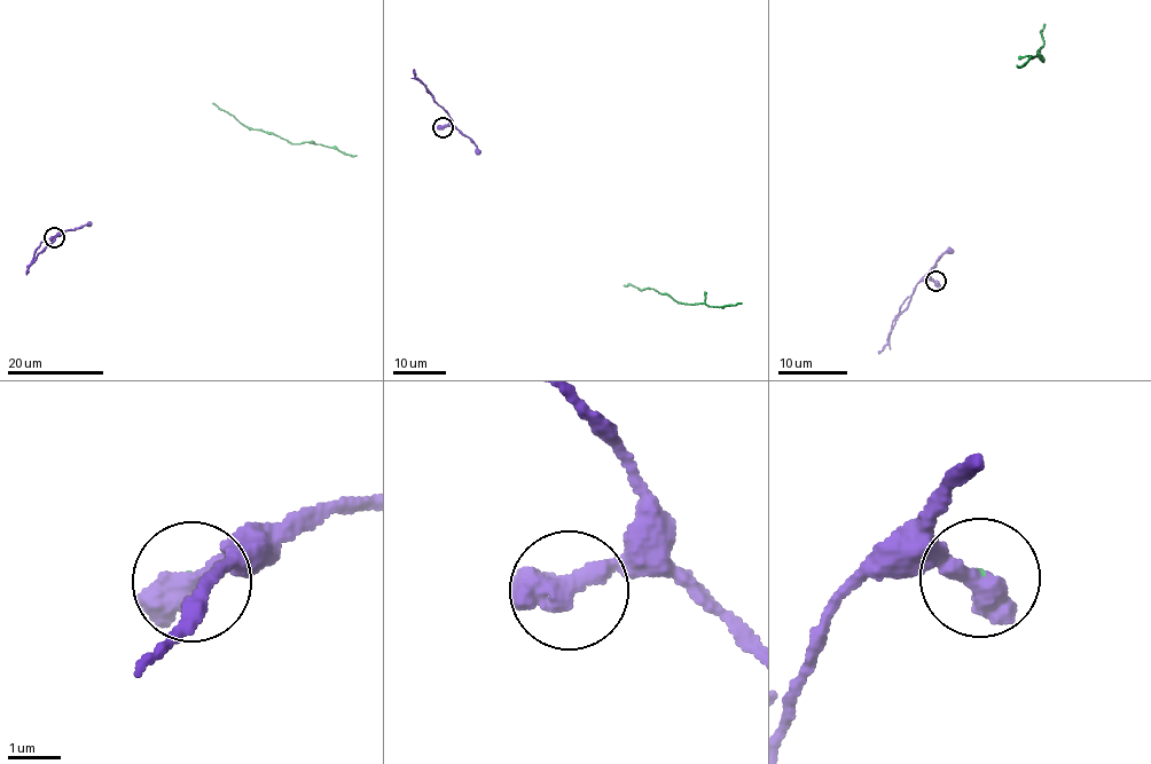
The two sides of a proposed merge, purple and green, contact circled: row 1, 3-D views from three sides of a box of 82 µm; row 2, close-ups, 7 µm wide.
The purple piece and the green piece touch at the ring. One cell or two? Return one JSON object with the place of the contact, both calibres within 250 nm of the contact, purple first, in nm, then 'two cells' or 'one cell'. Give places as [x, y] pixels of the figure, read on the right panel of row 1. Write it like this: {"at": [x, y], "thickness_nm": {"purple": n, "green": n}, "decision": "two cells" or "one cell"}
{"at": [936, 281], "thickness_nm": {"purple": 600, "green": 50}, "decision": "two cells"}

